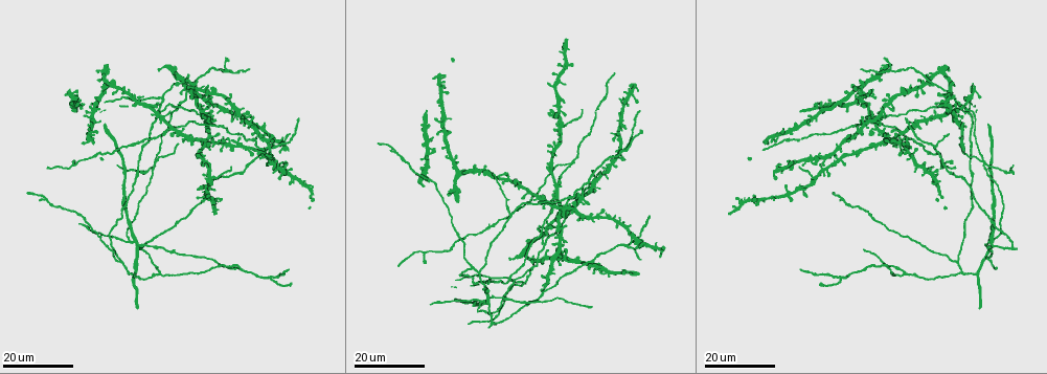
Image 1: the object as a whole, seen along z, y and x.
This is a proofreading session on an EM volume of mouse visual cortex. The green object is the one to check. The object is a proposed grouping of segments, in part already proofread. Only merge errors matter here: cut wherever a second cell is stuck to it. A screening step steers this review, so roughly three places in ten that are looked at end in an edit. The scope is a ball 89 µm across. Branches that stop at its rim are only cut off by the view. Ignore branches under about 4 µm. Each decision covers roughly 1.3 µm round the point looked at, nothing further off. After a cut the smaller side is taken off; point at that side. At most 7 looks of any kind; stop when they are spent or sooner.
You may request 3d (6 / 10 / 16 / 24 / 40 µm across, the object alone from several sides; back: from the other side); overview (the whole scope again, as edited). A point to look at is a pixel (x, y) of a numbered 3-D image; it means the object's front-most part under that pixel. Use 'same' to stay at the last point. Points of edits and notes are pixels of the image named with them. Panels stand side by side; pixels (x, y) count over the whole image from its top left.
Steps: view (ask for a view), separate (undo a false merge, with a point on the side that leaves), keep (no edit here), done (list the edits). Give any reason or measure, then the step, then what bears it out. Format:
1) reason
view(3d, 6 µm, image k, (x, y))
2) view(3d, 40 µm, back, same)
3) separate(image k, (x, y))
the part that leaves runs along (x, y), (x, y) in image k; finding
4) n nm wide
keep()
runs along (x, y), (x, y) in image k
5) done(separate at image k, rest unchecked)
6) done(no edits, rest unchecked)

view(3d, 16 µm, image 1, (964, 114))

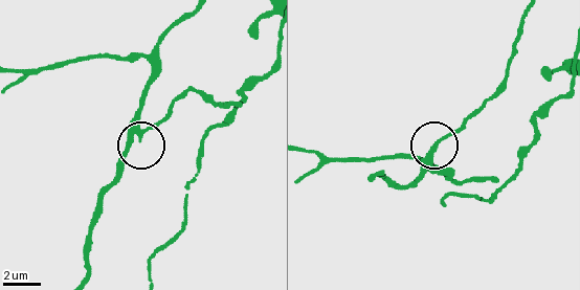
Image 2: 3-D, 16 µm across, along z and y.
view(3d, 10 µm, image 2, (434, 152))

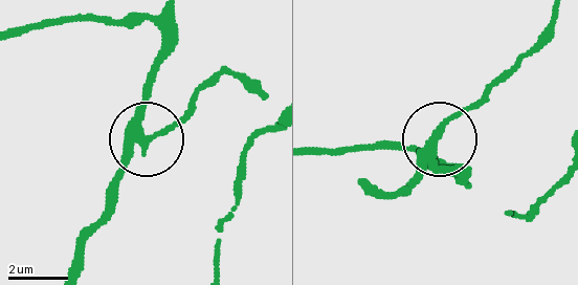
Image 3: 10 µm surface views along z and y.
260 nm wide
keep()
continuous, no second cell

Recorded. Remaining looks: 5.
branch point
view(3d, 24 µm, image 1, (538, 260))

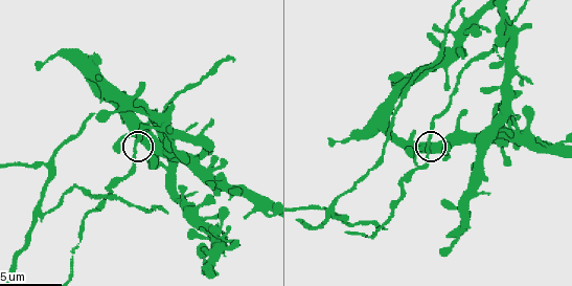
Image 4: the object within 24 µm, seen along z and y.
closer look
view(3d, 10 µm, image 4, (135, 146))

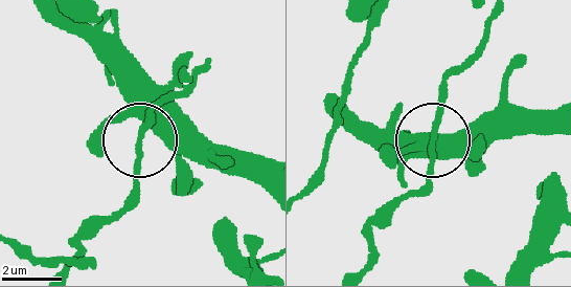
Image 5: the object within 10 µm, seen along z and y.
keep()
all the same cell

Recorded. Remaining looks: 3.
four or more arms meet
view(3d, 16 µm, image 1, (853, 125))

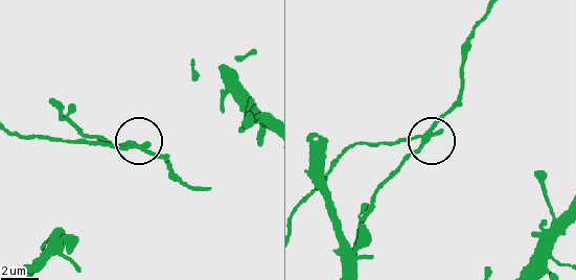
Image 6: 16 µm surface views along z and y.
view(3d, 10 µm, image 6, (129, 146))

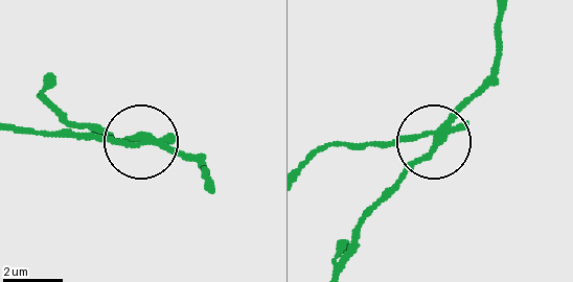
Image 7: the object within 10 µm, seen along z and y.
240 nm wide
separate(image 7, (112, 140))
a second cell is stuck on

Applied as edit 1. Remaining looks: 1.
three arms meet
view(3d, 16 µm, image 4, (452, 91))

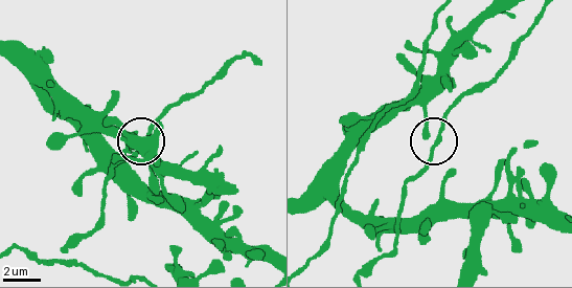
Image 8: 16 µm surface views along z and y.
200 nm wide
keep()
runs along (372, 268), (395, 244), (402, 189), (430, 156), (455, 102) in image 8; continuous, no second cell

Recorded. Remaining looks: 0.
done(separate at image 7, rest unchecked)

